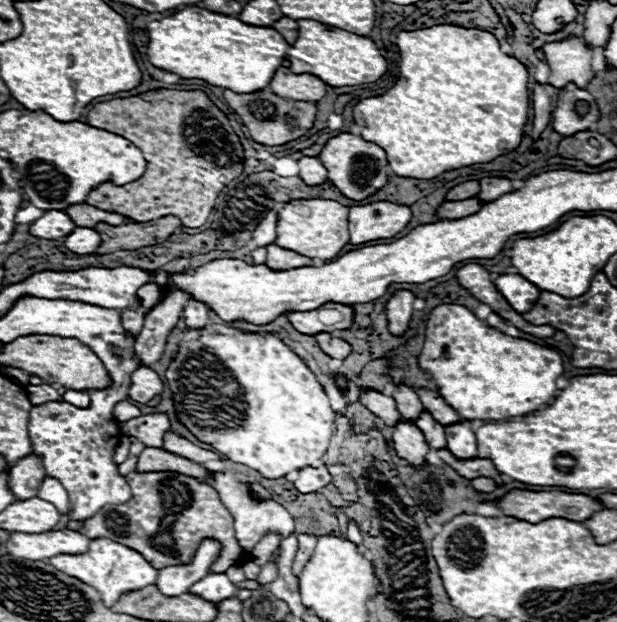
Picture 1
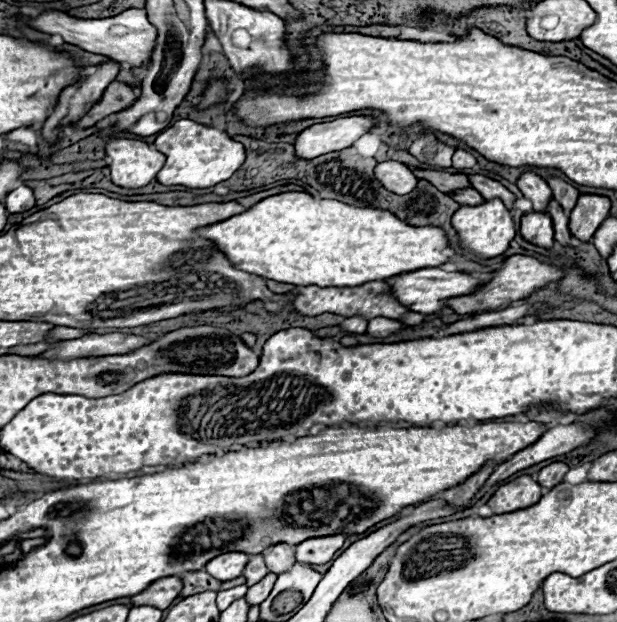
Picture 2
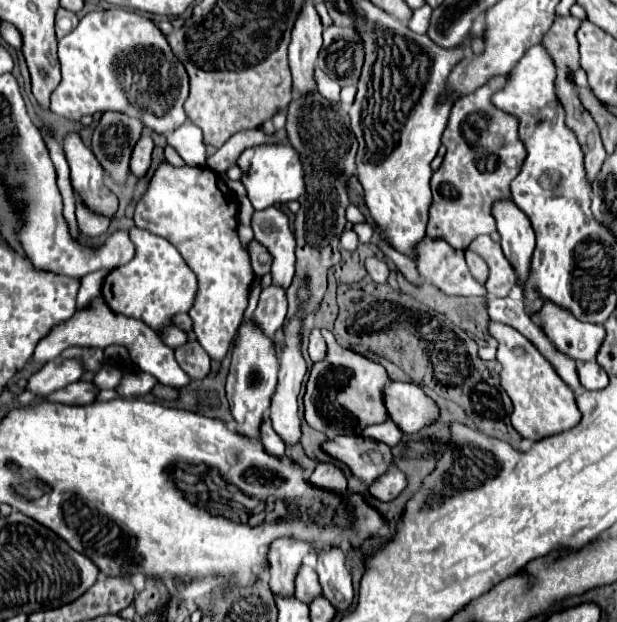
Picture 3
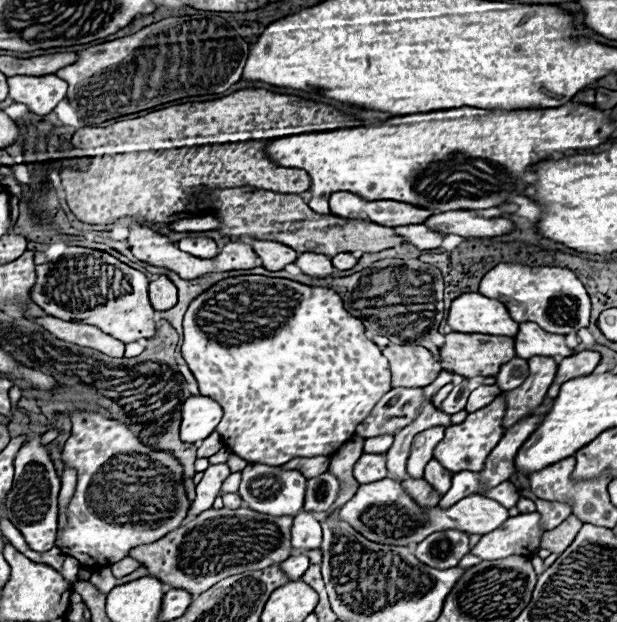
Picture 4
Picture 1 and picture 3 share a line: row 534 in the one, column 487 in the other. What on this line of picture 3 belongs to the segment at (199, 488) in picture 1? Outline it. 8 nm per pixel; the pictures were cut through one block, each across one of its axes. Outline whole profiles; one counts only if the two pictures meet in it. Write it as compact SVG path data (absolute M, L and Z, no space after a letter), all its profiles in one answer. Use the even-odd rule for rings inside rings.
M500 76L474 94L456 100L442 134L446 156L430 182L434 200L430 208L428 236L432 240L444 238L456 250L466 250L480 234L496 232L490 208L496 200L510 196L510 182L518 176L526 158L526 148L520 146L518 138L518 120L490 104L490 96L504 84L506 76Z

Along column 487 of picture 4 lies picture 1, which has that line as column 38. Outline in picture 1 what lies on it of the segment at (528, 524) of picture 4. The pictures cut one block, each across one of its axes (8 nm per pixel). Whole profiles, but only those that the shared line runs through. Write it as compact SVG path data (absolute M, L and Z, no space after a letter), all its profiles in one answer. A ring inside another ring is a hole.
M50 530L44 534L10 534L10 554L44 560L58 554L86 554L90 538L76 530Z

